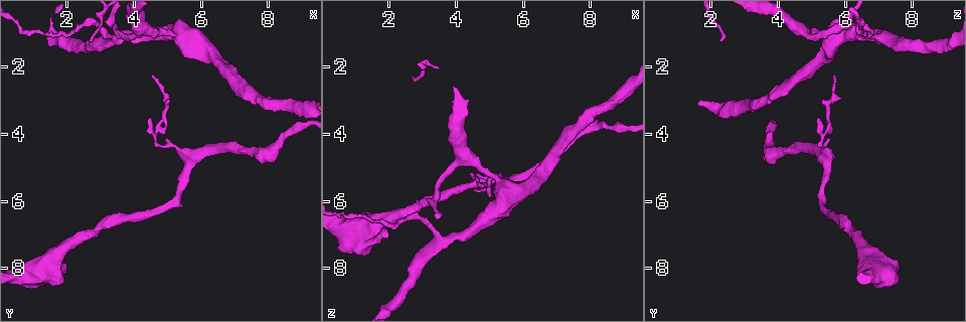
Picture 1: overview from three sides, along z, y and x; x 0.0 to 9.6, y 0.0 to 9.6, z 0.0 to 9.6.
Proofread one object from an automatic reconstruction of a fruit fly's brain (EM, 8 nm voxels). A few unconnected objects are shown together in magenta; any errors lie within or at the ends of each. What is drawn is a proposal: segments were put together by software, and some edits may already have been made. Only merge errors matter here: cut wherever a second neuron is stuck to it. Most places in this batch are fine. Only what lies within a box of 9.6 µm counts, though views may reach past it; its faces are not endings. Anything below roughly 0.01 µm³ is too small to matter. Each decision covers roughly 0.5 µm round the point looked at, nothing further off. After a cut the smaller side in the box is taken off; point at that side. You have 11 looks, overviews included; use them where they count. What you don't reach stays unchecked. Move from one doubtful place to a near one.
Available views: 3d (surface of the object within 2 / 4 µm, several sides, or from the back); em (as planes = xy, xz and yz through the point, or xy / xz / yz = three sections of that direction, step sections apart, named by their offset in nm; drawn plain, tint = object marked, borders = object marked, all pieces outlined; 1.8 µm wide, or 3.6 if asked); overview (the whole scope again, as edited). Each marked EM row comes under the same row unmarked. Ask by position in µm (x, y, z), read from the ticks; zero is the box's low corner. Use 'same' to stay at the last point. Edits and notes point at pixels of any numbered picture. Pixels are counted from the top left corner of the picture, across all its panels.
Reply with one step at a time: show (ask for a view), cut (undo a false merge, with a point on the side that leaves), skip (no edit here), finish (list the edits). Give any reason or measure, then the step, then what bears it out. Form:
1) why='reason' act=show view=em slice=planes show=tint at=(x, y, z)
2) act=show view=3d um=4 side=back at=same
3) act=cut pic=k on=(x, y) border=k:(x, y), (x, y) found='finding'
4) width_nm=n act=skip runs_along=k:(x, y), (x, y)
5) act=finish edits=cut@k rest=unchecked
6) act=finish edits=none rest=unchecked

why='sharp bend' act=show view=em slice=planes show=tint at=(5.00, 4.40, 5.40)

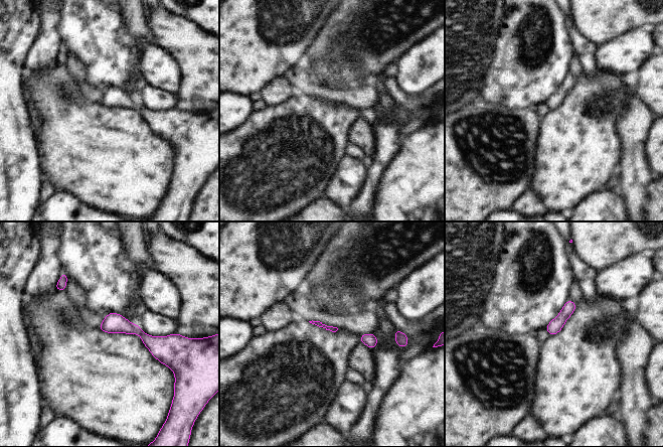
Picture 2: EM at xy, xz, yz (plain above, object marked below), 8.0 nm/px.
act=skip found='continuous, no second neuron'

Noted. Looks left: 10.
why='abrupt turn' act=show view=em slice=xz step=4 show=tint at=(7.95, 4.60, 3.80)

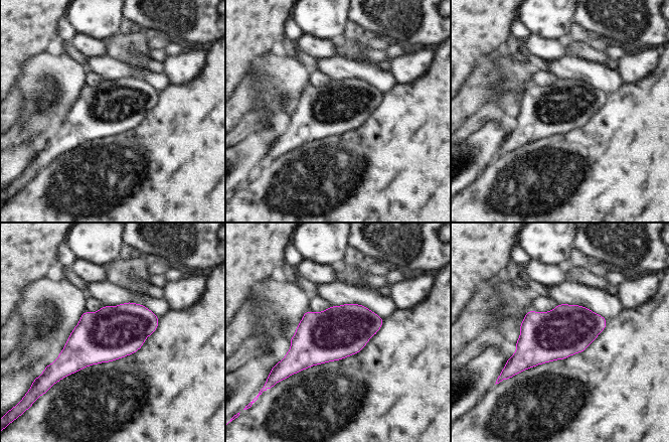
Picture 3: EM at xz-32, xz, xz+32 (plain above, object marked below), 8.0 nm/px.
act=show view=em slice=planes show=tint at=same

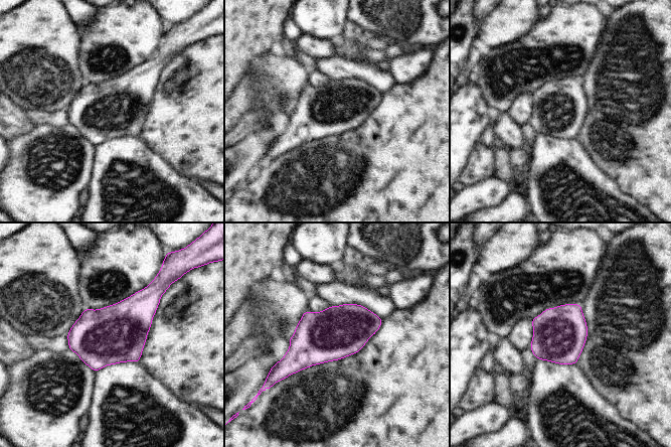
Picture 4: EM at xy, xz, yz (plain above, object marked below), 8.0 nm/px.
width_nm=420 act=skip found='all the same neuron'

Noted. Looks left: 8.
why='sudden change in width' act=show view=em um=3.6 slice=planes show=tint at=(5.35, 1.05, 5.45)

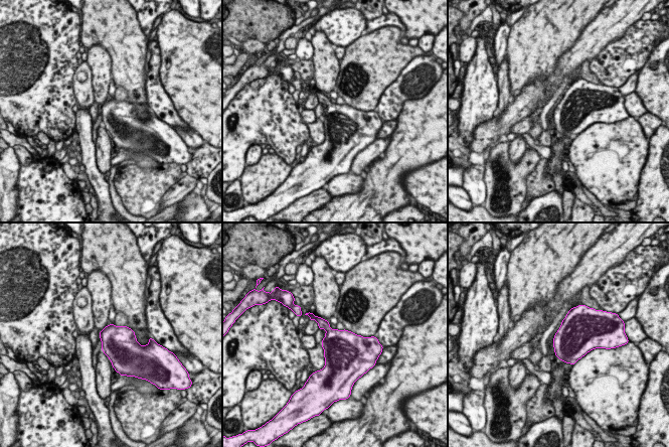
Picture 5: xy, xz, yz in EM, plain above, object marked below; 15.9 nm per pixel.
act=skip found='all the same neuron'

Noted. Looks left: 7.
why='side arm on a straight run' act=show view=em slice=xy step=8 show=tint at=(3.60, 1.20, 7.20)

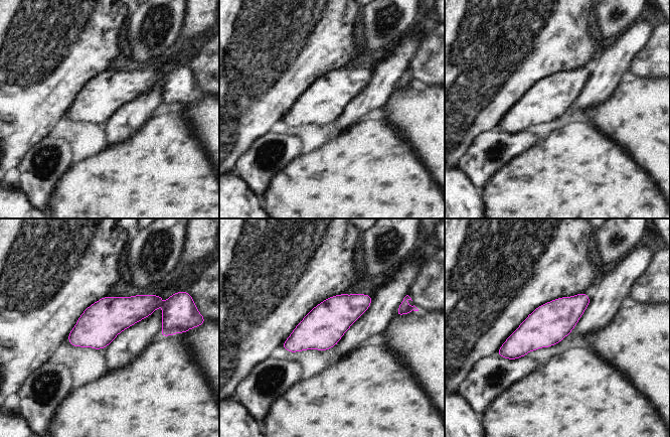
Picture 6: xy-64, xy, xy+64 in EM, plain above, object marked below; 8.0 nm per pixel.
why='cut it another way' act=show view=em slice=yz step=4 show=tint at=same

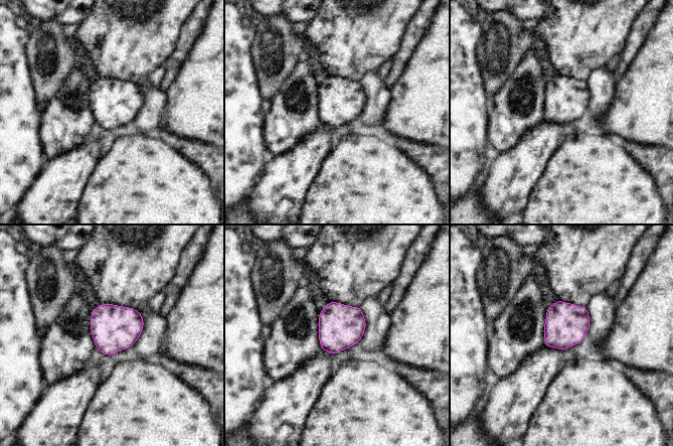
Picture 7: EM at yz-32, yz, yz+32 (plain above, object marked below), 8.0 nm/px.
act=skip found='all the same neuron'

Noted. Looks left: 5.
act=finish edits=none rest=unchecked

